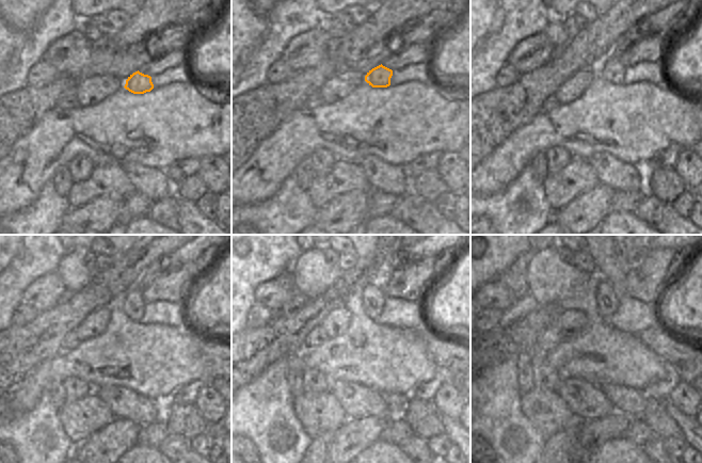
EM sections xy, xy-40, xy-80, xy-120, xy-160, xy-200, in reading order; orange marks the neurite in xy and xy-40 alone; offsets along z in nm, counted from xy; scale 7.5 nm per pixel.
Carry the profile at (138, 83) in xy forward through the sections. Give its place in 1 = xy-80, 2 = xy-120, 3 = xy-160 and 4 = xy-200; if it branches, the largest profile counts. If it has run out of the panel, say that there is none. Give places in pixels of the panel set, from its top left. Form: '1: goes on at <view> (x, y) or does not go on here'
1: goes on at xy-80 (613, 72)
2: goes on at xy-120 (133, 304)
3: goes on at xy-160 (373, 297)
4: goes on at xy-200 (607, 299)

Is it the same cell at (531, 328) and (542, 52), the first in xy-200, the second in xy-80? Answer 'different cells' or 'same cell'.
different cells

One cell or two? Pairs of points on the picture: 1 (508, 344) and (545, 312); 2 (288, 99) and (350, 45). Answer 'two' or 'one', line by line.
1: one
2: one

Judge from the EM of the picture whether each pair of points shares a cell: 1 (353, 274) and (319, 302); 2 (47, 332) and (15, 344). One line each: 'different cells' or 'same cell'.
1: same cell
2: same cell

